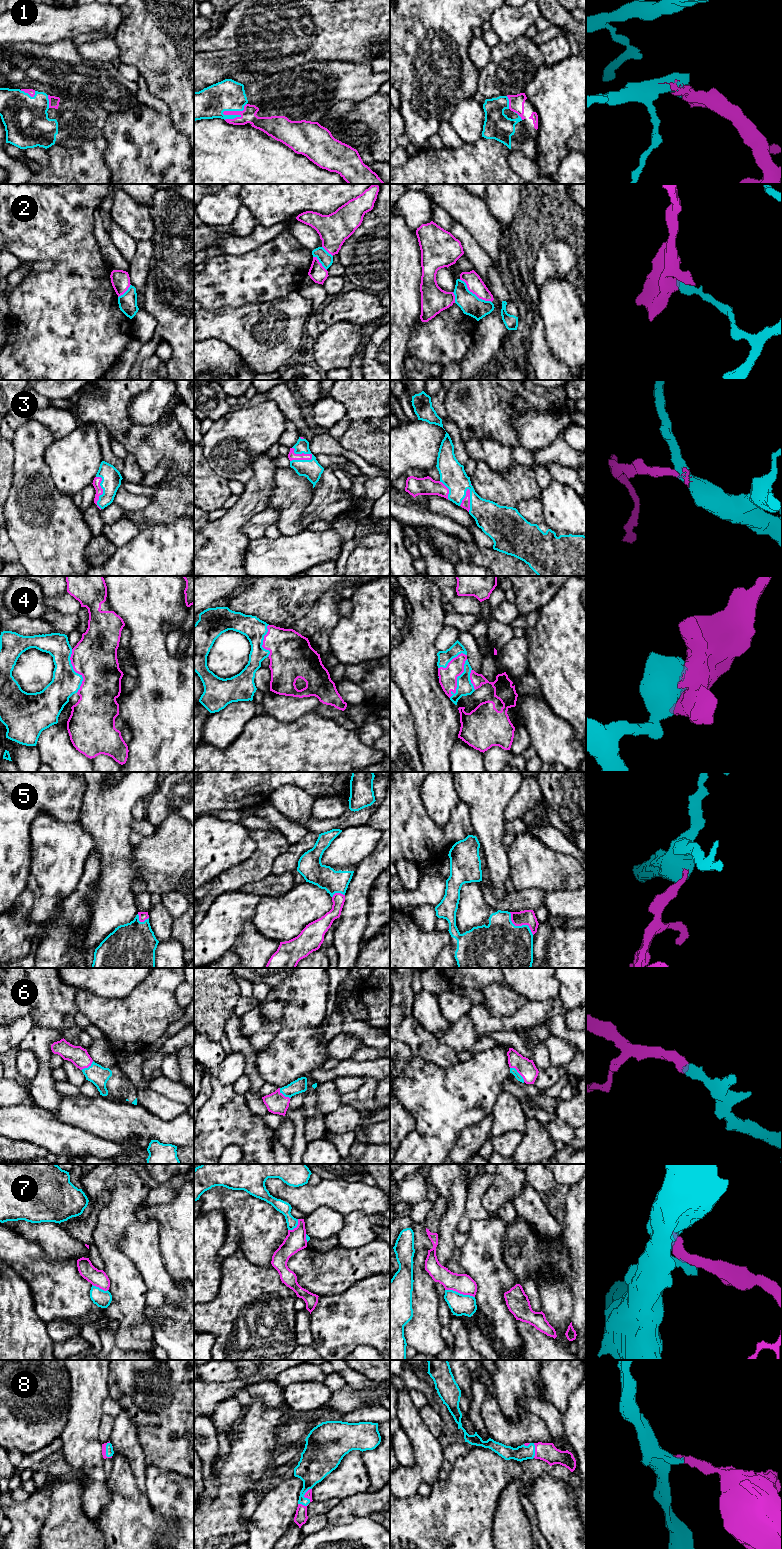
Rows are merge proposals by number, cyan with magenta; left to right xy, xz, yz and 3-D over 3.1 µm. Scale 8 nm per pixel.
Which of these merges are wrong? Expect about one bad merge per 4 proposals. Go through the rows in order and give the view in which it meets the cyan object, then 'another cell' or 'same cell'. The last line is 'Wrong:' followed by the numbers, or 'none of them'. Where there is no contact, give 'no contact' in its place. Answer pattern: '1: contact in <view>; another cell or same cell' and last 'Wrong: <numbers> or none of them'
1: contact in xz; same cell
2: contact in yz; another cell
3: contact in xz; same cell
4: contact in xy; same cell
5: contact in yz; same cell
6: contact in yz; same cell
7: contact in yz; another cell
8: contact in xy; same cell
Wrong: 2, 7

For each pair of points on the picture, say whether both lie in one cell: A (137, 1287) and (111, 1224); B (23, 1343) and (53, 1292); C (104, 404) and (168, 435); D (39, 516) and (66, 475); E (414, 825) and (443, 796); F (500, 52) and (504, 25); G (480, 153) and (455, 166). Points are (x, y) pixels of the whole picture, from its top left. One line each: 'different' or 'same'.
A: same
B: different
C: same
D: different
E: different
F: different
G: same

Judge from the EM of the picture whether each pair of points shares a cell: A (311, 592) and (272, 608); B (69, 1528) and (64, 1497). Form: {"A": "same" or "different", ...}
{"A": "same", "B": "same"}

